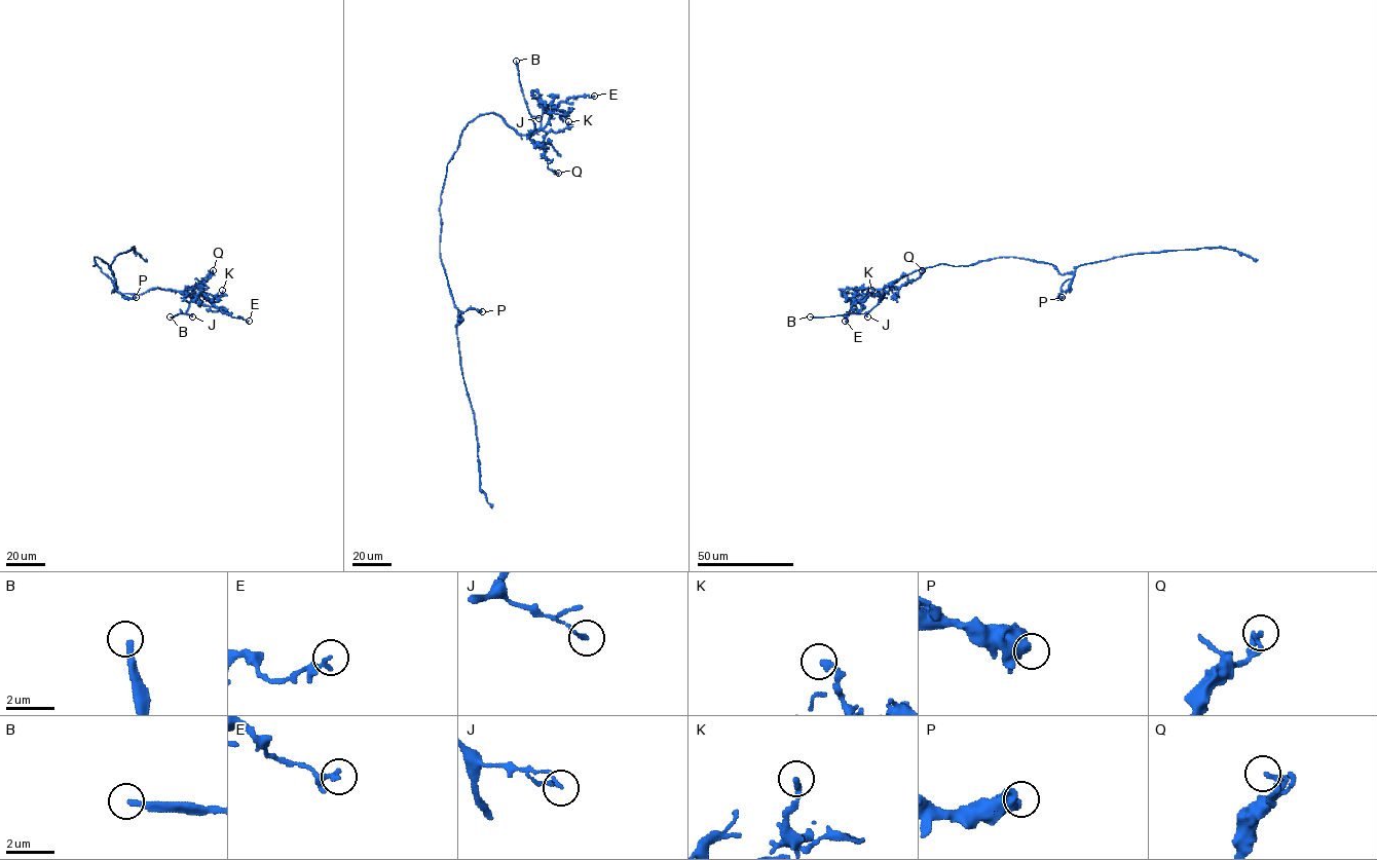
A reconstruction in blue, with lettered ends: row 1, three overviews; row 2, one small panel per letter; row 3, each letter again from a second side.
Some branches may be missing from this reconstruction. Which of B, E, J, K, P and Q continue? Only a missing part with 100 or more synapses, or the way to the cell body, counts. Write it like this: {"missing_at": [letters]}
{"missing_at": ["B"]}

